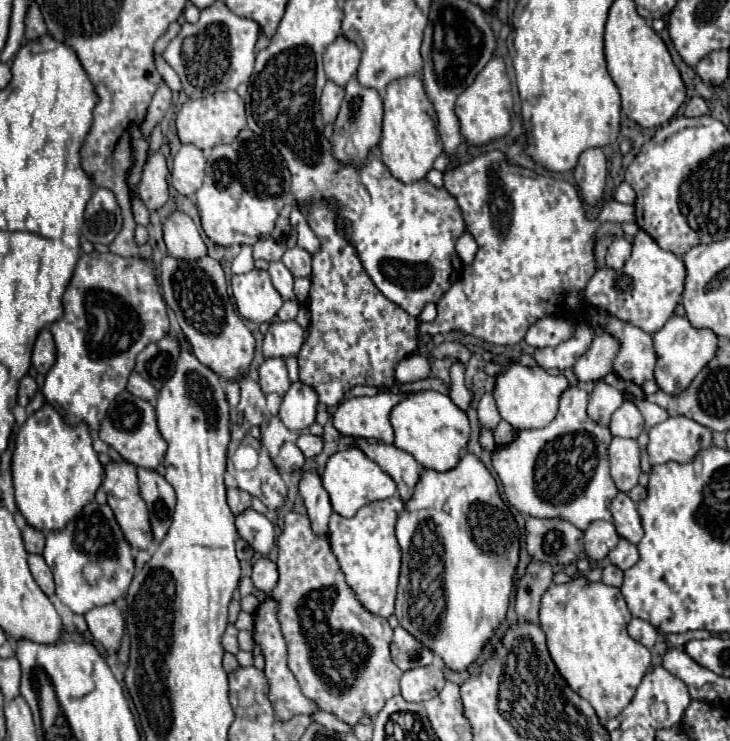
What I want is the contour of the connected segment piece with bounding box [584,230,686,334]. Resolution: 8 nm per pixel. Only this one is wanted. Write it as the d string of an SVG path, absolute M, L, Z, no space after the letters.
M638 230L632 242L632 256L628 258L624 268L596 270L596 274L584 288L584 300L592 306L606 308L610 314L636 324L648 334L654 334L674 314L674 308L684 292L684 278L686 268L682 258L668 250L662 250L644 230Z

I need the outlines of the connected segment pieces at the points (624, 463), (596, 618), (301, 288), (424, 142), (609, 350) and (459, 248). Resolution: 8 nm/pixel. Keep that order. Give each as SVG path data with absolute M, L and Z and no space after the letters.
M614 438L610 448L610 470L612 480L620 492L630 492L638 484L640 476L640 448L636 440Z
M574 576L574 580L566 584L552 584L548 592L542 596L540 626L548 638L548 652L558 672L570 684L570 688L592 704L600 720L620 716L620 712L634 698L636 686L650 670L650 650L630 638L626 630L630 620L632 620L632 614L628 612L628 606L620 588L606 586L604 582L590 582L586 580L586 576Z
M296 278L294 280L294 294L300 306L306 306L308 300L308 290L310 290L310 280L308 278Z
M418 74L394 80L386 86L384 94L384 124L380 138L380 156L392 176L410 184L422 180L432 170L434 160L444 152L434 118L434 106L426 96L422 78Z
M598 332L592 346L580 360L572 366L574 376L580 382L598 382L606 374L612 372L612 360L618 352L618 344L614 336L608 336L606 332Z
M464 232L464 234L458 238L458 242L456 242L456 252L458 252L458 256L462 258L462 262L464 262L466 266L472 264L474 256L476 256L476 250L478 250L476 240L472 240L472 236L468 236L468 232Z

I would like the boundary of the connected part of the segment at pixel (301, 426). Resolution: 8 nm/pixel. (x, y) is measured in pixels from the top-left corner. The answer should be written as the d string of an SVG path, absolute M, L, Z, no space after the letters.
M292 382L288 392L284 394L280 418L288 430L302 432L316 422L316 408L318 408L316 390L304 382Z

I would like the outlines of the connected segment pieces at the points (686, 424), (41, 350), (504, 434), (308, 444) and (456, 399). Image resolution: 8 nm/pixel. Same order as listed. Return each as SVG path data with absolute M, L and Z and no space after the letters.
M670 416L664 422L656 424L648 432L648 456L650 464L666 462L688 462L700 448L712 444L712 432L702 424L686 416Z
M40 330L36 344L34 344L34 352L32 352L32 366L40 372L46 374L48 368L52 368L52 364L56 362L56 346L52 340L50 330Z
M500 422L496 428L494 428L494 440L496 440L496 446L506 446L514 440L516 436L516 430L510 426L510 424L504 424Z
M302 432L302 434L298 436L296 444L298 444L298 448L304 452L306 458L314 458L314 456L318 456L318 454L322 452L322 438L312 436L310 432Z
M454 362L454 366L452 366L452 392L450 392L450 398L462 410L466 410L470 400L472 400L472 392L464 386L464 364L460 364L460 362Z

